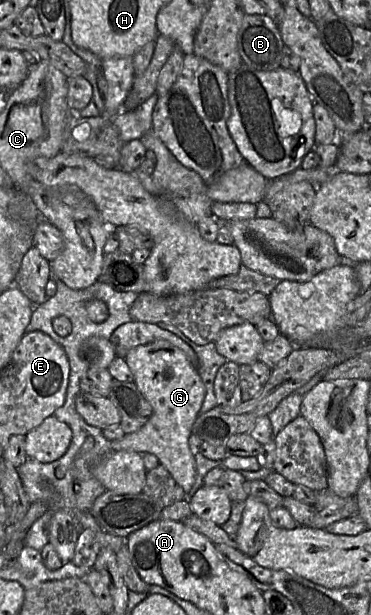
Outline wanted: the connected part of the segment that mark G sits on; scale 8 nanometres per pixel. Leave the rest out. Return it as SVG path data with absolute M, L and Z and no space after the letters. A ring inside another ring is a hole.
M166 340L137 346L127 353L124 360L134 375L137 388L152 406L152 415L137 432L110 441L110 450L154 454L188 498L196 479L195 459L189 447L189 438L204 402L204 382L187 356Z

